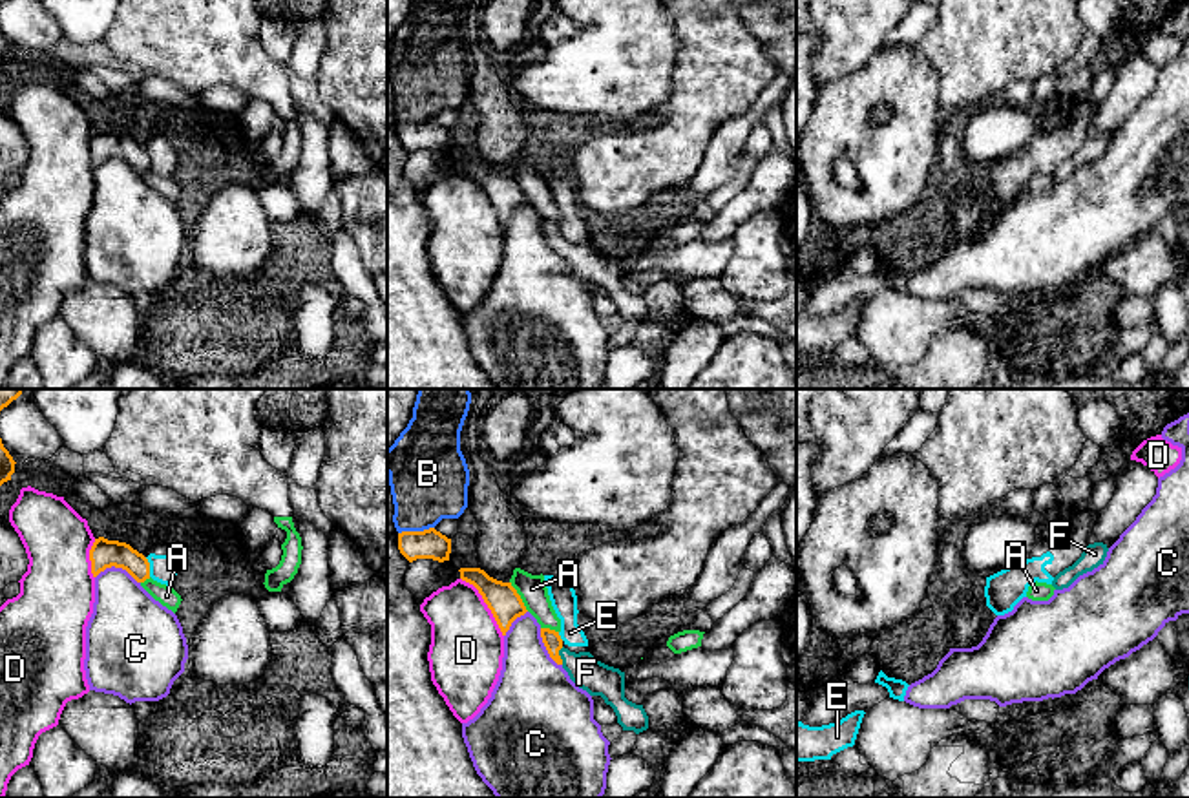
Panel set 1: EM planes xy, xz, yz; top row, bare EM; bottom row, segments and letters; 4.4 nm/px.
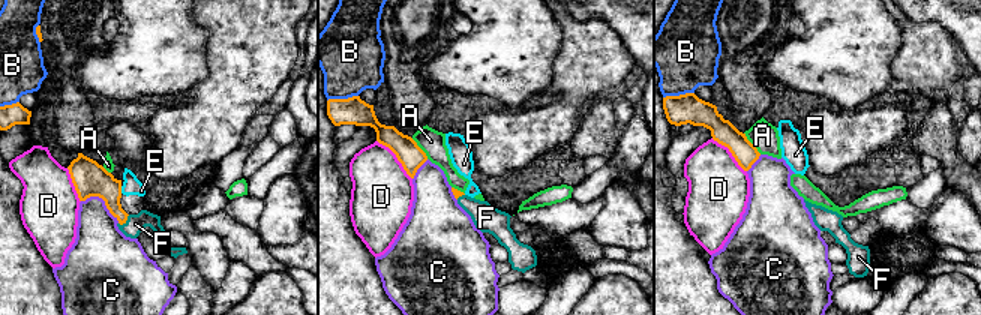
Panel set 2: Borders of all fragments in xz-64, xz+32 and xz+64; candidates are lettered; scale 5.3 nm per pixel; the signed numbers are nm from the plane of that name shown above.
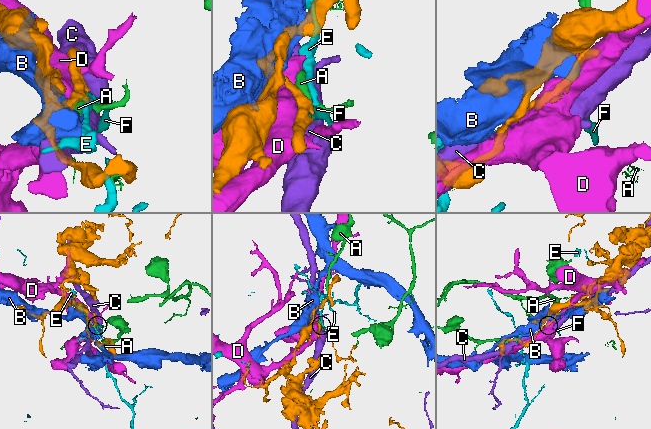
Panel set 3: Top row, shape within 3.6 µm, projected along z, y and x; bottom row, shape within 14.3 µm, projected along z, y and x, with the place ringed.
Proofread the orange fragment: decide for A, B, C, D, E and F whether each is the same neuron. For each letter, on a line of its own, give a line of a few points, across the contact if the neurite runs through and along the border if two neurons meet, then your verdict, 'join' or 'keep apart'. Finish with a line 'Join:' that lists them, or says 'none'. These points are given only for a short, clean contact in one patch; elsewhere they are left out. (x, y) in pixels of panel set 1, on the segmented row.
A: line xz (510, 581), (528, 610); keep apart
B: keep apart
C: keep apart
D: keep apart
E: line xy (145, 557), (150, 576); keep apart
F: line xz (550, 638), (559, 656), (585, 671); join
Join: F

